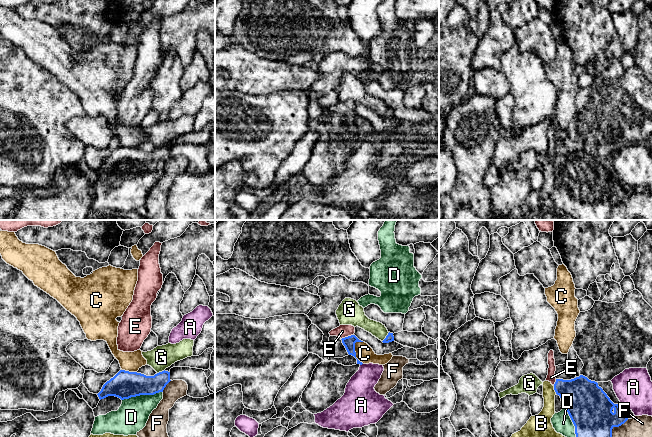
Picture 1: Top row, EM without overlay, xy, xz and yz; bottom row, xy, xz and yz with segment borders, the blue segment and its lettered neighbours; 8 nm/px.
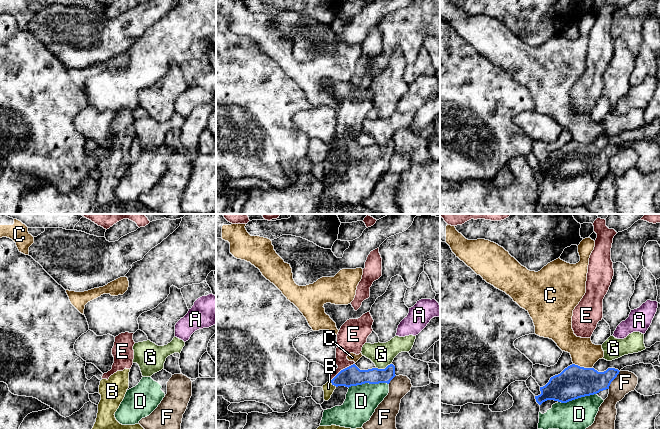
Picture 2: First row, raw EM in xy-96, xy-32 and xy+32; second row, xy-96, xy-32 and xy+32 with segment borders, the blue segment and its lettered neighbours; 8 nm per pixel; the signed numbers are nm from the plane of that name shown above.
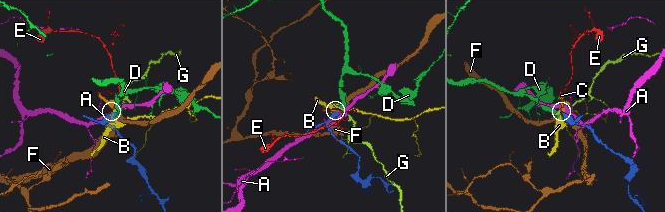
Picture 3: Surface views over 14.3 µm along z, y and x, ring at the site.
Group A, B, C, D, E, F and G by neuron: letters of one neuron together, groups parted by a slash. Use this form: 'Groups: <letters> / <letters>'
Groups: A / B E / C / D / F / G

